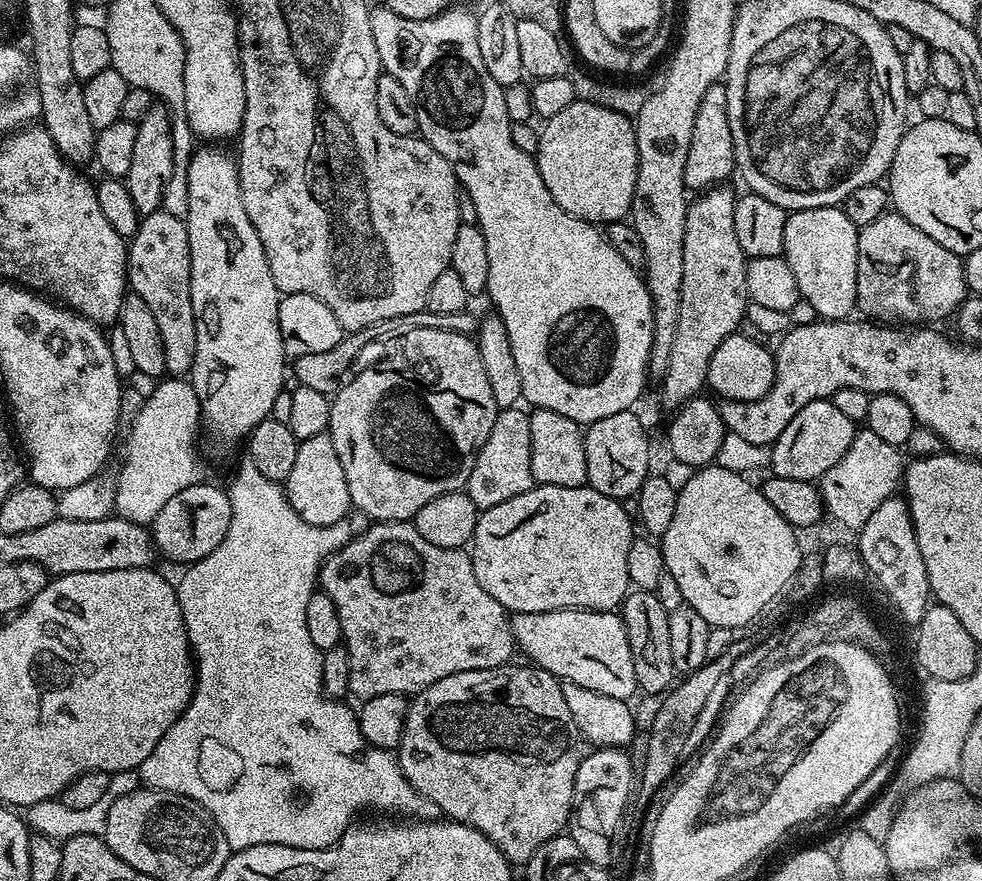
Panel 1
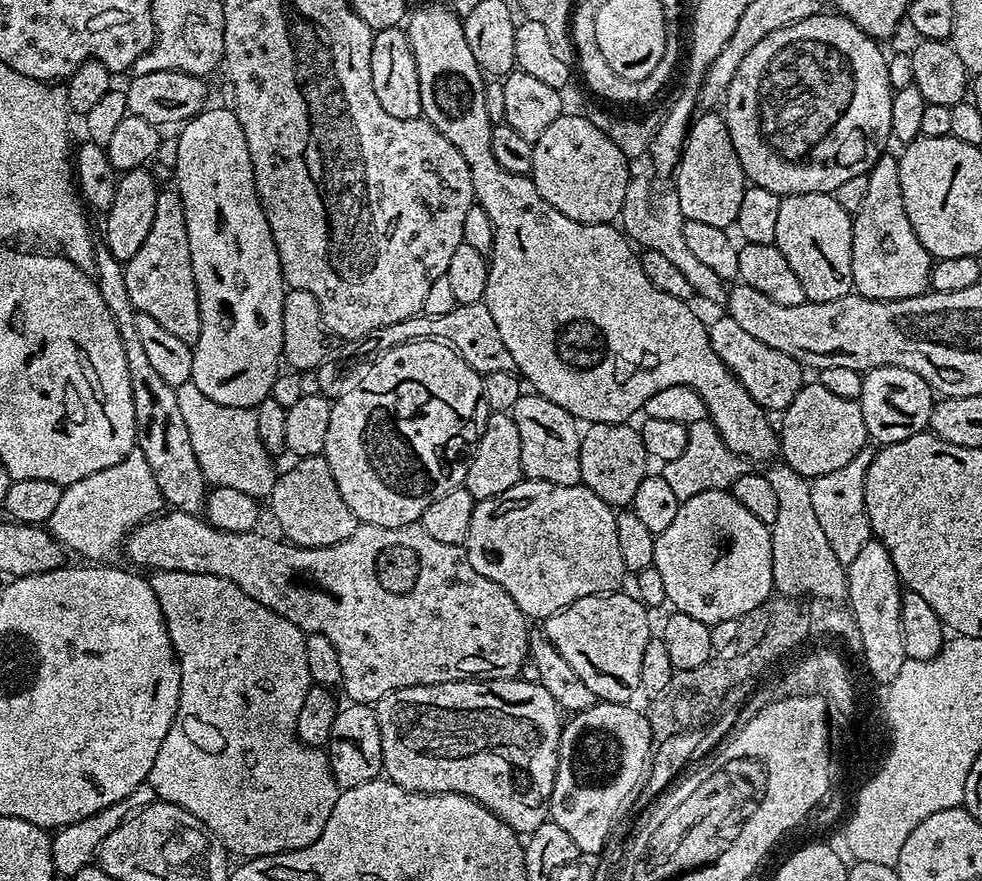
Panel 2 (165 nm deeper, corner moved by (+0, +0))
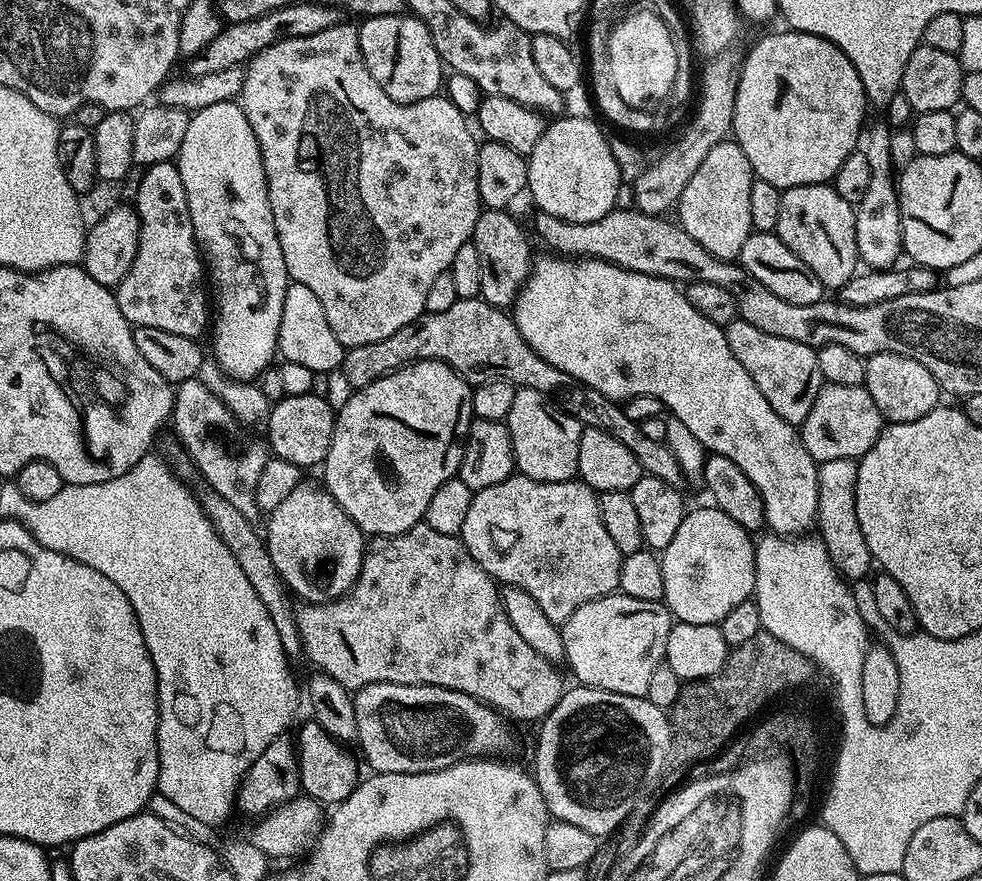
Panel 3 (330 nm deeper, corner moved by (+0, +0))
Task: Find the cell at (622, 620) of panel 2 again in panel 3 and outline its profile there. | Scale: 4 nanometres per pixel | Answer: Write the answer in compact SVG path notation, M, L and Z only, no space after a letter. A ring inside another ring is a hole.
M623 594L603 596L597 600L586 602L586 606L578 606L574 614L562 625L562 646L564 647L564 660L572 667L581 685L590 688L601 688L618 694L647 697L650 677L654 670L664 660L666 638L670 634L674 617L668 611L668 605L655 600L642 602L638 598L630 598Z

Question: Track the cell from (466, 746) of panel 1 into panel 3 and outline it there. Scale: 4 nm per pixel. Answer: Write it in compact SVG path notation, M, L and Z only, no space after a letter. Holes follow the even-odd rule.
M371 684L359 689L354 696L354 714L356 715L356 725L358 734L356 740L360 748L364 751L364 756L374 766L376 772L397 772L398 774L418 774L419 772L433 772L449 768L451 764L457 764L459 760L469 758L480 758L485 754L504 754L512 744L512 732L508 729L509 721L505 719L496 709L488 707L480 700L470 698L458 690L446 690L442 686L426 686L425 684Z

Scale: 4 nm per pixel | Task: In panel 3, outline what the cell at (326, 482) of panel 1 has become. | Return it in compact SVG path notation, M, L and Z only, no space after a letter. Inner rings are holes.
M301 482L267 517L270 558L293 597L305 604L325 604L356 585L362 570L365 533L319 483Z

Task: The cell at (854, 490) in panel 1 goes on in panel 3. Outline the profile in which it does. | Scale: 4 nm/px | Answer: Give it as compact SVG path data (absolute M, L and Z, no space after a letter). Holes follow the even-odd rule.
M830 458L819 461L818 514L815 527L818 529L820 540L830 554L832 565L848 582L865 579L869 575L867 572L874 568L870 546L866 546L862 526L858 526L858 510L854 510L854 490L857 482L858 463L856 460Z

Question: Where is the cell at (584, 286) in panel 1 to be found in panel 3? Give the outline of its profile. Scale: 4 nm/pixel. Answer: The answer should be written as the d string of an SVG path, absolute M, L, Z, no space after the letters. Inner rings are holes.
M555 254L543 255L535 257L532 273L528 275L527 282L521 288L515 304L510 309L510 315L515 320L522 338L526 338L526 342L530 342L534 352L542 358L546 358L546 362L550 362L550 366L558 366L558 370L562 370L562 374L566 374L569 381L576 383L577 380L577 385L599 390L601 394L606 394L606 398L611 400L623 402L638 394L650 394L650 398L658 398L670 415L678 418L678 422L685 424L690 430L690 434L694 434L694 438L698 438L698 442L702 442L704 449L709 453L730 458L730 462L734 462L734 466L738 466L738 470L742 470L742 474L746 474L746 478L750 478L750 482L754 482L758 494L762 494L764 523L775 535L795 537L811 533L818 514L818 461L812 457L810 450L806 450L806 446L800 440L797 425L787 424L776 413L774 406L770 406L770 402L766 402L762 390L758 390L754 378L750 378L750 374L746 374L746 366L742 366L742 362L738 362L738 358L734 358L734 353L730 350L730 342L726 342L723 327L710 322L710 318L698 314L698 310L694 310L694 306L690 306L683 291L673 281L663 280L650 274L638 274L634 270L619 268L618 265L605 260L569 258Z

